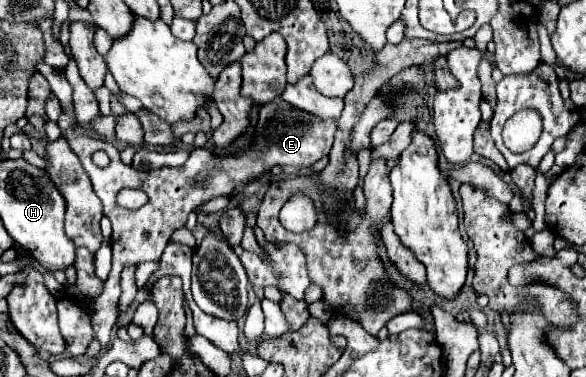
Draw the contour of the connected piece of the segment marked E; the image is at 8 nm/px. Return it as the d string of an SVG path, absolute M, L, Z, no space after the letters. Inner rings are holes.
M283 98L263 104L263 112L259 112L259 124L253 134L253 142L249 150L237 154L217 154L209 148L195 148L189 154L189 160L179 168L155 168L155 170L135 170L133 166L125 166L119 160L119 150L103 140L81 136L75 132L67 132L67 140L73 152L79 156L85 172L93 182L93 190L103 202L103 212L113 224L111 248L113 248L113 268L105 282L101 296L91 302L91 322L95 336L101 346L109 344L111 328L115 326L117 302L121 296L121 272L129 264L141 264L149 260L159 260L165 246L169 244L171 232L185 226L187 216L203 202L209 202L217 196L231 198L239 186L247 186L257 180L261 174L267 174L273 166L287 166L287 174L309 168L317 160L329 154L333 146L333 136L337 132L337 120L321 120L309 112L293 108ZM95 150L105 150L111 158L107 168L97 168L91 160ZM121 188L139 188L149 194L149 202L139 210L125 210L115 204L115 196Z

